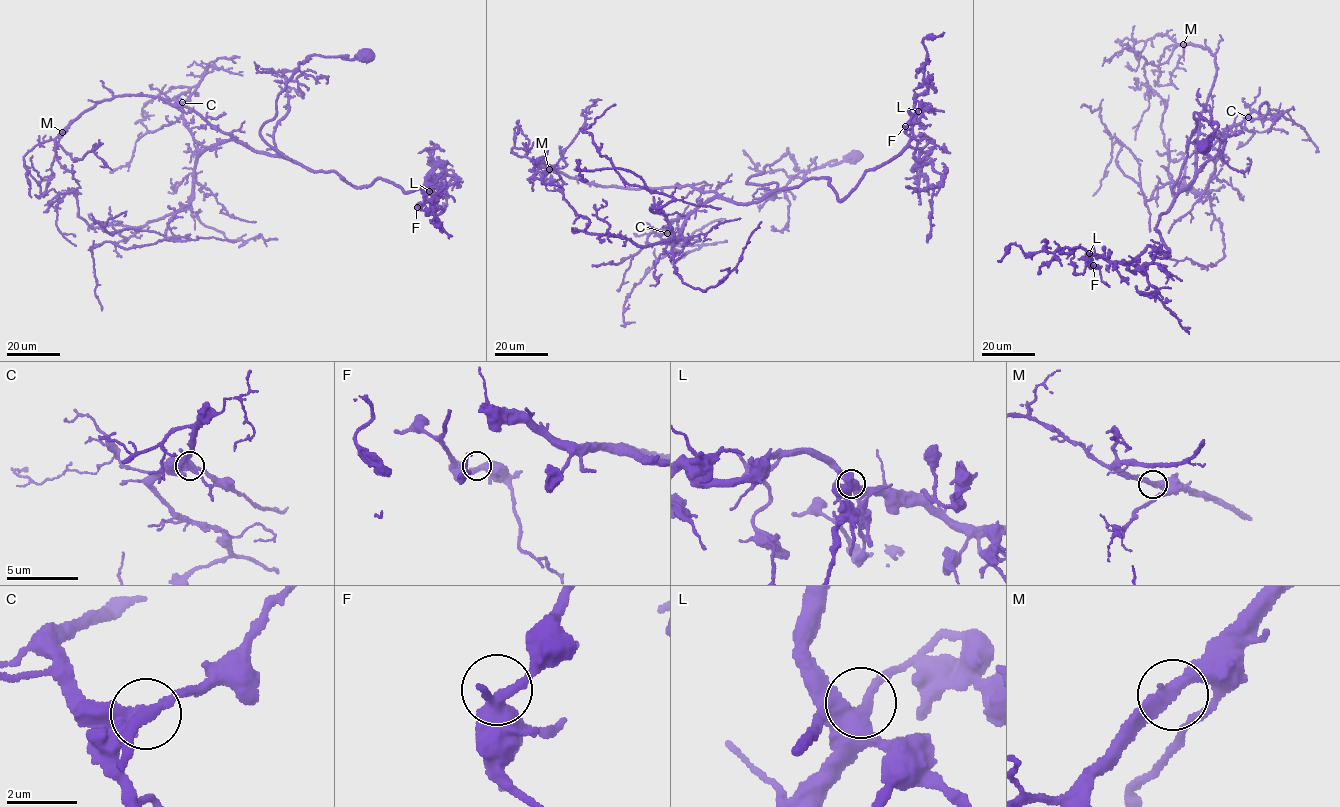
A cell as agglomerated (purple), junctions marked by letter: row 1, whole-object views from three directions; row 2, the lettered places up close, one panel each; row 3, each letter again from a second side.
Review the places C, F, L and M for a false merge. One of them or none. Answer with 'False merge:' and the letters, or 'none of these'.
False merge: C

